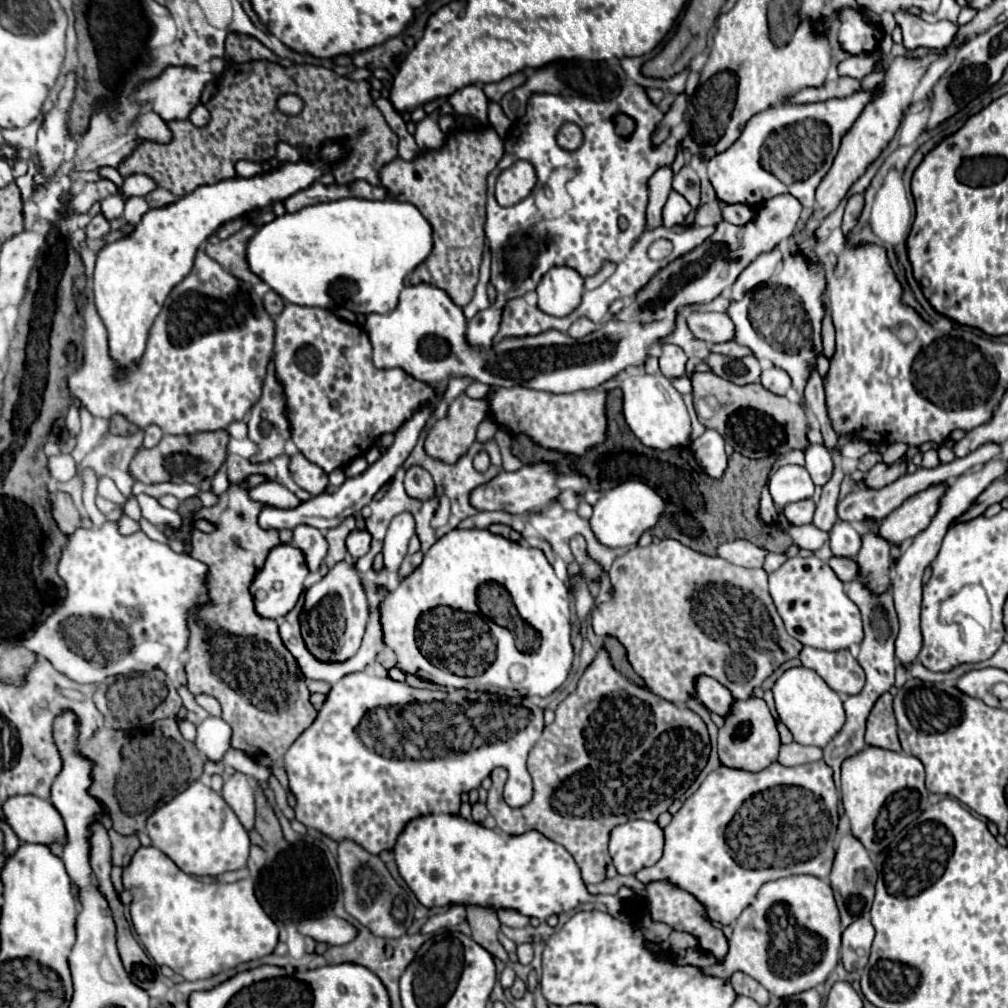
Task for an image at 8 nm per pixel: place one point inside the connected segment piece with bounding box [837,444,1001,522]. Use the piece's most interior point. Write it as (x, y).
(874, 505)

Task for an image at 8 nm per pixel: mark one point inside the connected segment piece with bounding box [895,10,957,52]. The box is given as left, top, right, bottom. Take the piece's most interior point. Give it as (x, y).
(916, 33)

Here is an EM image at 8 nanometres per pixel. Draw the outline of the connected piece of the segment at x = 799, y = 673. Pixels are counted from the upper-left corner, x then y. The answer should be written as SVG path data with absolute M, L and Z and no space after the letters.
M797 666L785 670L773 684L773 698L779 720L789 728L793 740L799 744L823 748L845 724L845 710L837 692L833 692L811 668Z

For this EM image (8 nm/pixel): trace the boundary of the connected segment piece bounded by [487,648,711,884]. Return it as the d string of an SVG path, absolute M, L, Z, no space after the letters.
M601 648L597 658L581 676L577 690L557 706L555 722L545 726L541 738L529 752L527 770L533 778L533 800L523 808L507 806L502 793L508 773L499 767L490 775L492 786L487 798L487 810L505 834L539 830L549 840L561 844L575 858L585 884L603 882L605 866L611 862L607 852L609 832L635 818L655 822L657 816L673 804L673 800L683 798L687 788L705 768L709 752L711 746L707 728L695 712L675 706L627 680L613 668L609 654Z

